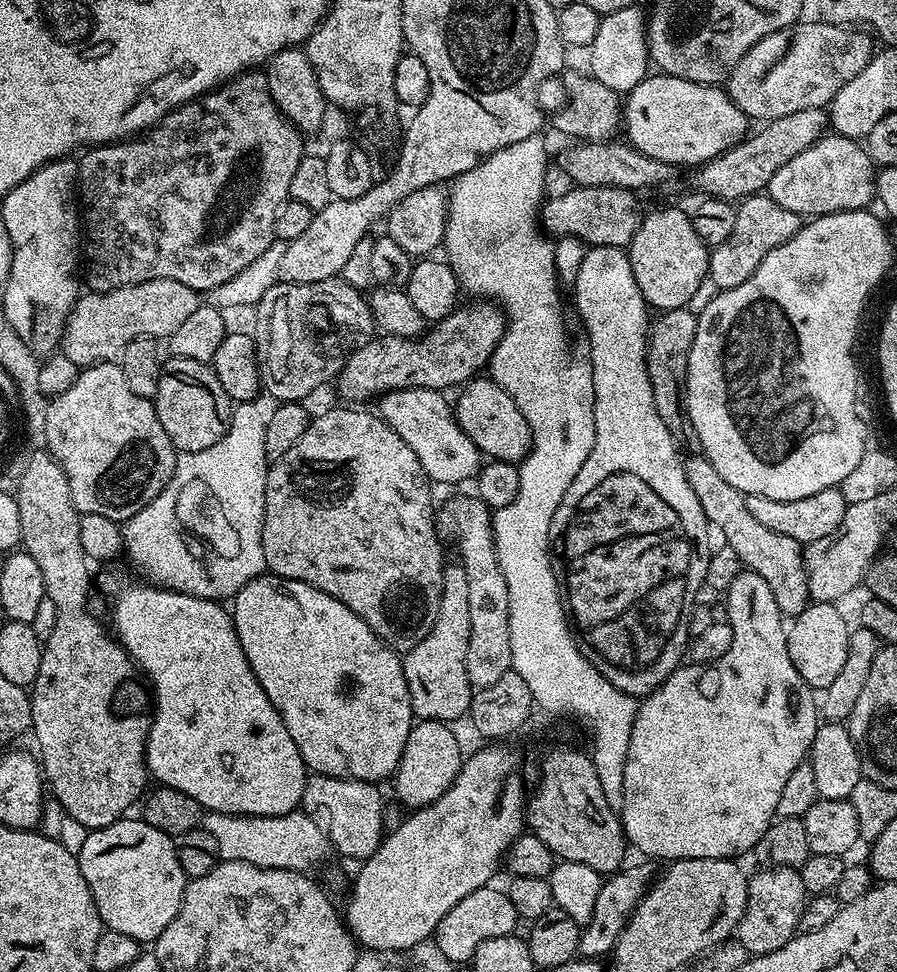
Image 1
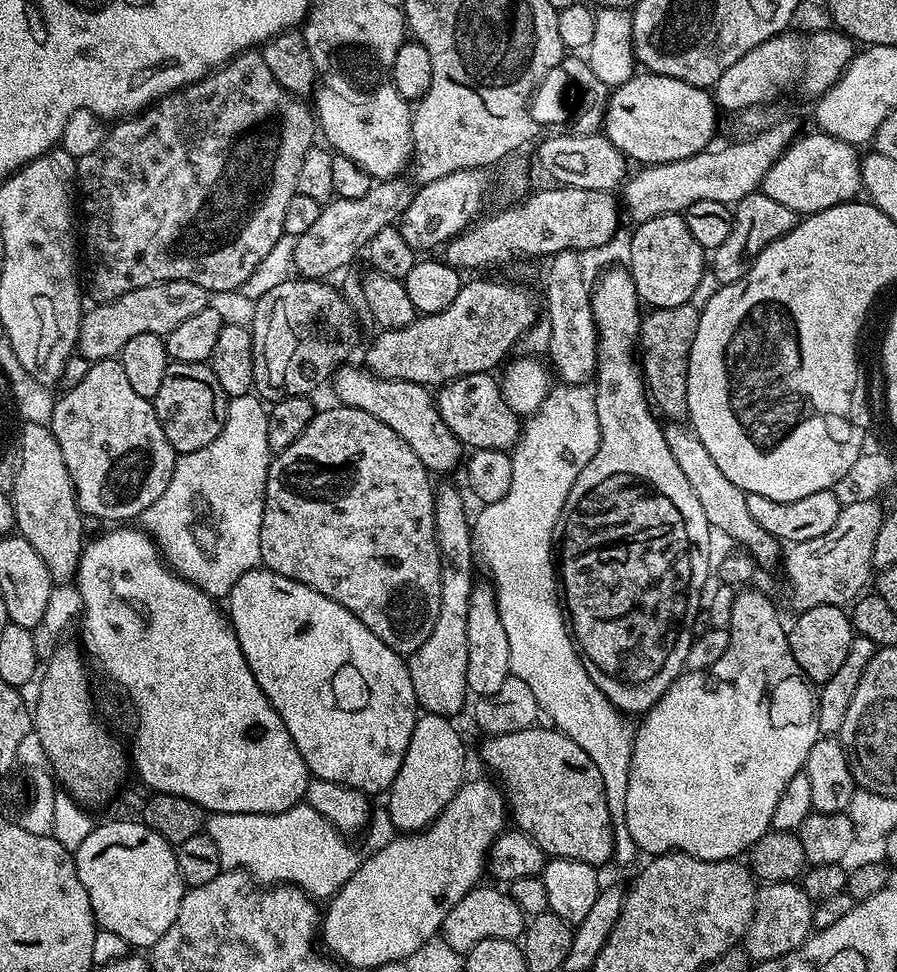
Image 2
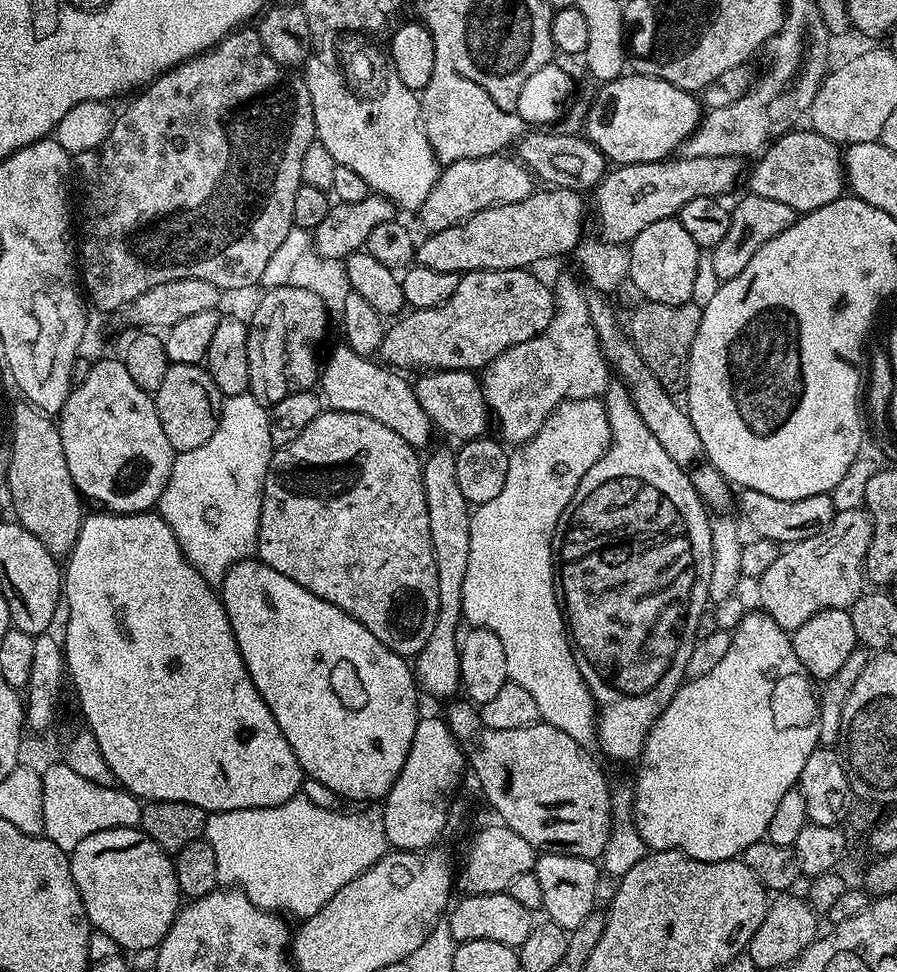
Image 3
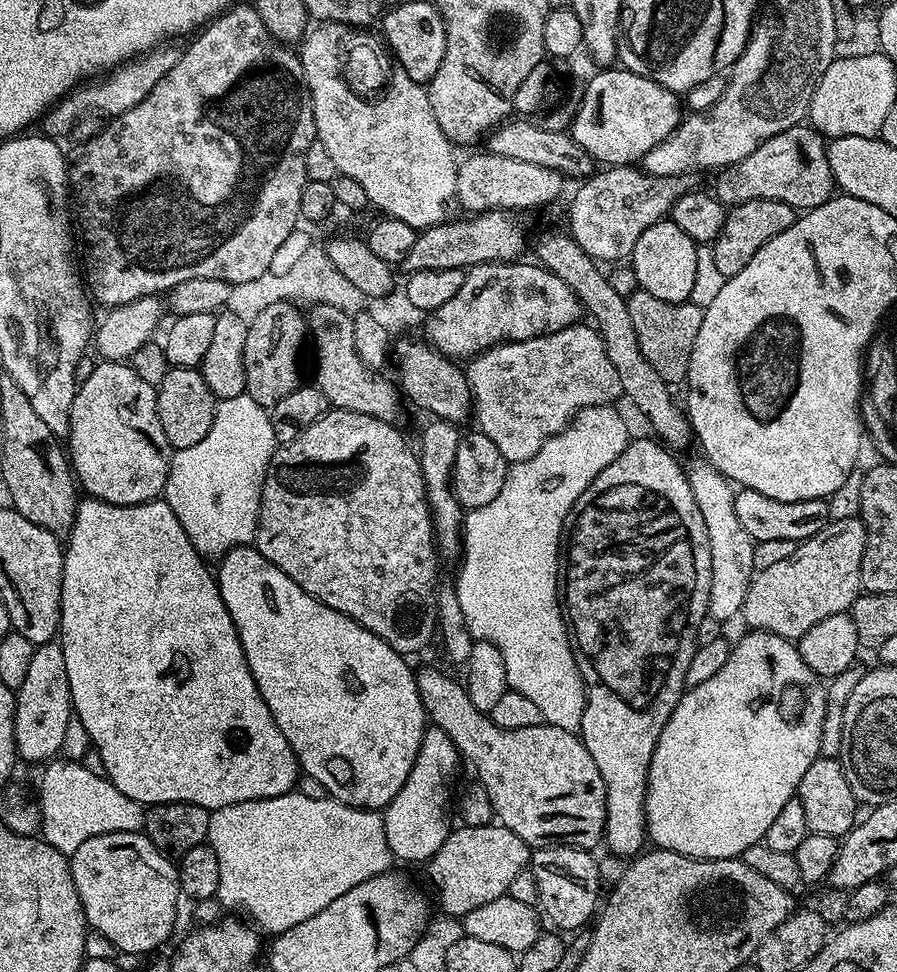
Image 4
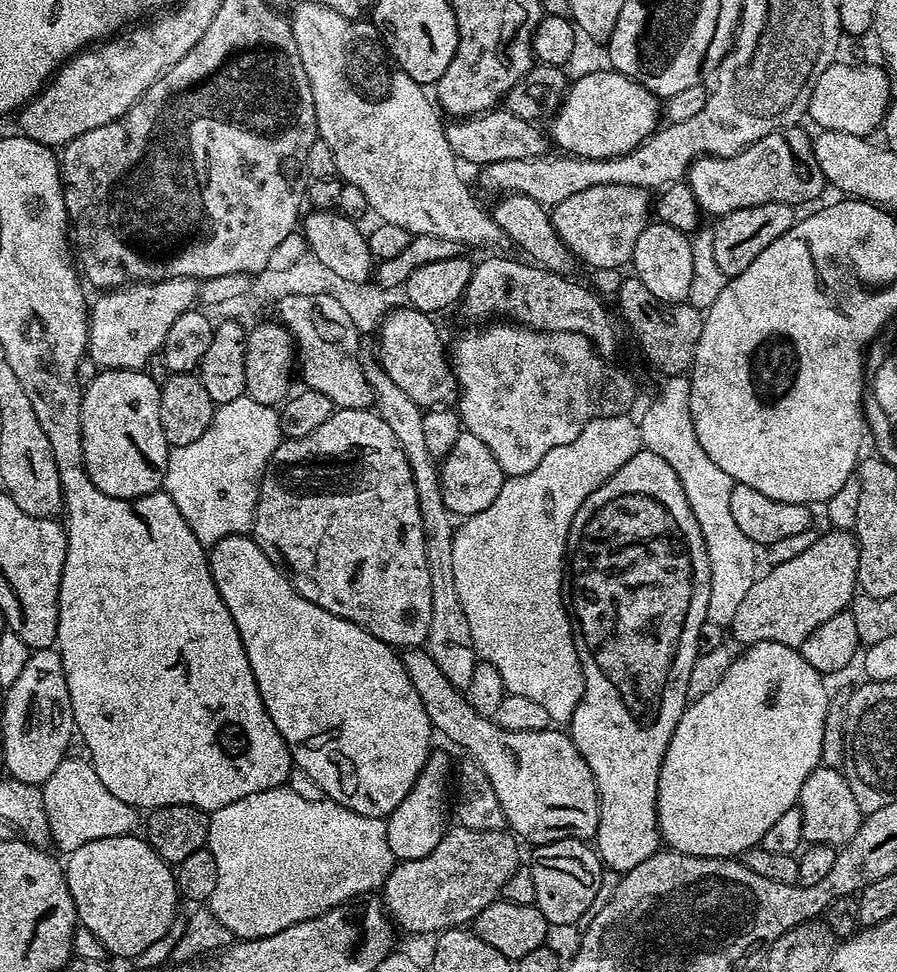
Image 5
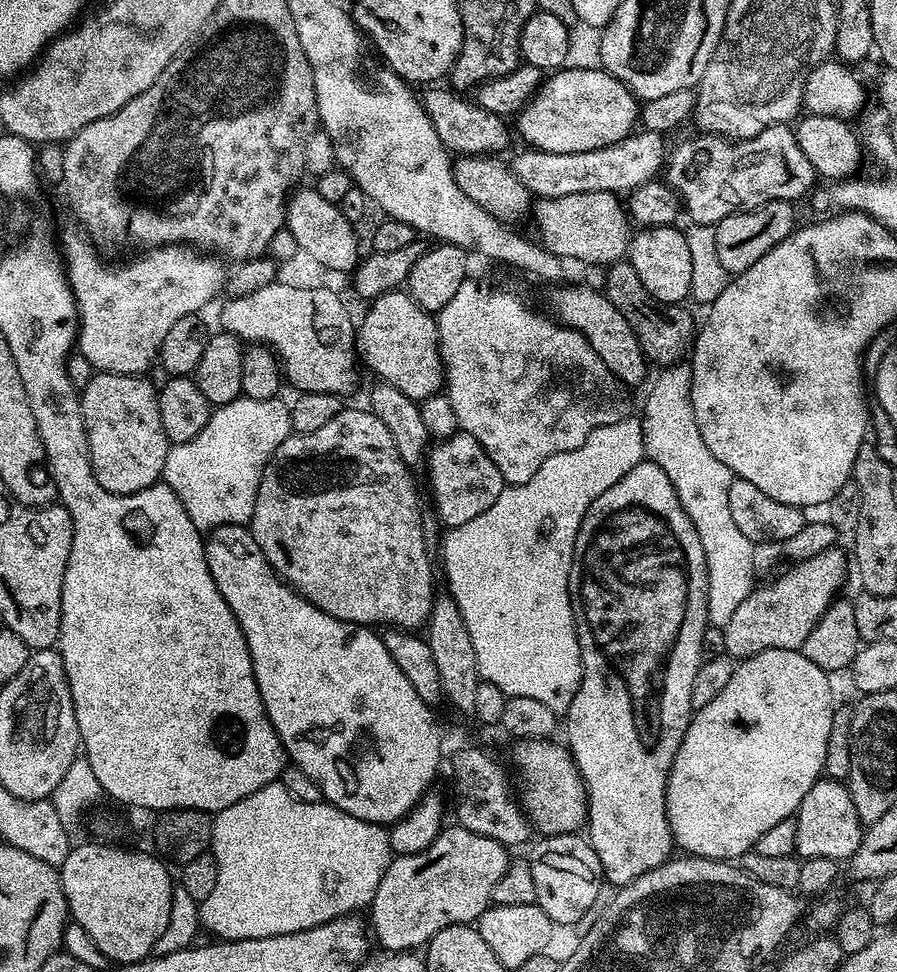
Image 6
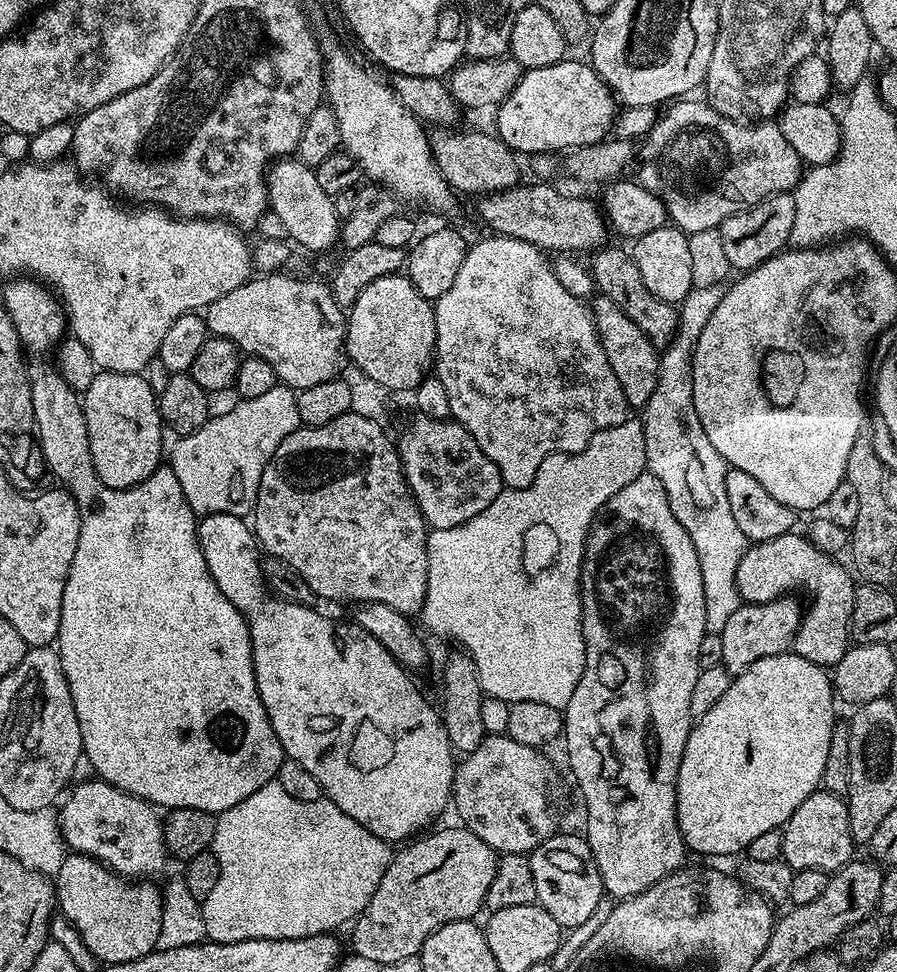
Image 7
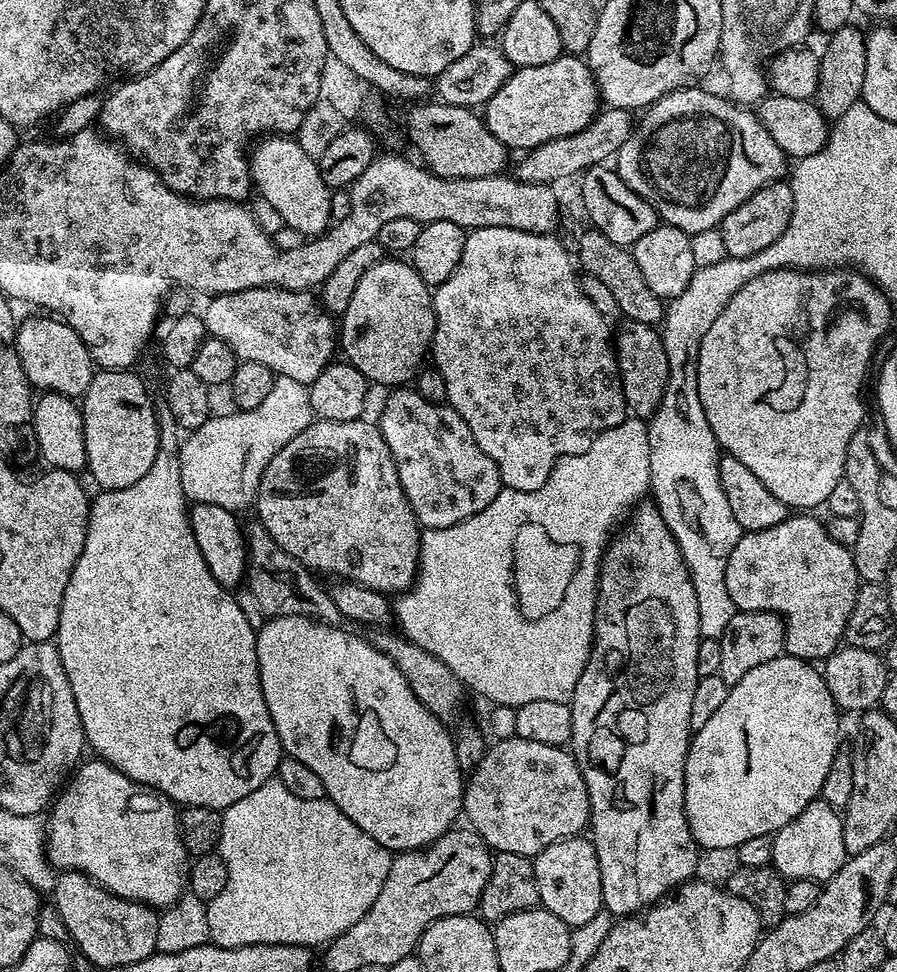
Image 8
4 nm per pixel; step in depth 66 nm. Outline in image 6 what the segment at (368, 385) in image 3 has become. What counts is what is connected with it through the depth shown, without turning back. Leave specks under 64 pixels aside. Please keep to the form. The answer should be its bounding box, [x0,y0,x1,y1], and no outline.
[219,282,358,397]

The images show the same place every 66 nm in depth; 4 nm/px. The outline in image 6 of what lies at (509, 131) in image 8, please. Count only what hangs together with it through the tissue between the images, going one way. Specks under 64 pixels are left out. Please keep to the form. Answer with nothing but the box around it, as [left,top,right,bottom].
[514,67,641,154]

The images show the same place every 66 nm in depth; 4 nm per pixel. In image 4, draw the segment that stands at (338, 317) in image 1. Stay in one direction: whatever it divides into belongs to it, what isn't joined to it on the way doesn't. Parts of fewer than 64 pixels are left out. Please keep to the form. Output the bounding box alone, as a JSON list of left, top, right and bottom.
[246,300,309,410]

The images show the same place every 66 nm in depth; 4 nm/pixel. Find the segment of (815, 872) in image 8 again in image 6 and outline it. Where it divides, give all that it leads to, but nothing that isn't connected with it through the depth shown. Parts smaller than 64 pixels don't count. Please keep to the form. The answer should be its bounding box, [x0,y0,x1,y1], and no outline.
[794,780,864,862]

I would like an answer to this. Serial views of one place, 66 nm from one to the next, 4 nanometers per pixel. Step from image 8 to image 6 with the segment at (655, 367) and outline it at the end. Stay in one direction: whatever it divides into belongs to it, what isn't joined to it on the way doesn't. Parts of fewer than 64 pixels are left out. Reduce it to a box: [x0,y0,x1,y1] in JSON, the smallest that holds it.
[552,283,650,386]

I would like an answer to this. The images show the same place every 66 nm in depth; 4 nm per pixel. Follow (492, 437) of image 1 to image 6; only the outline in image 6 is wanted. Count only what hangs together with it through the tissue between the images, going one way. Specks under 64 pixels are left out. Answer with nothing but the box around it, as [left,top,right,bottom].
[358,290,445,401]

